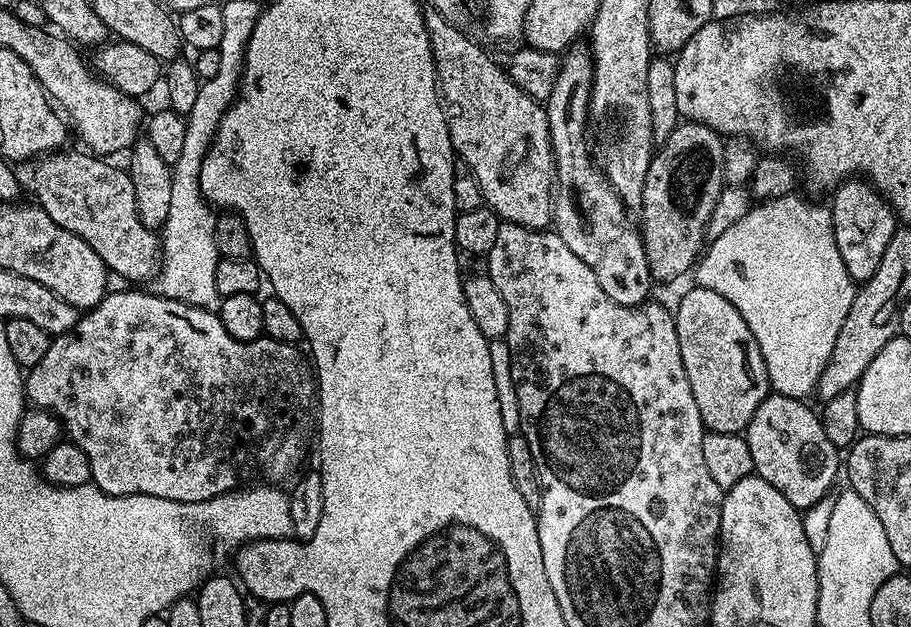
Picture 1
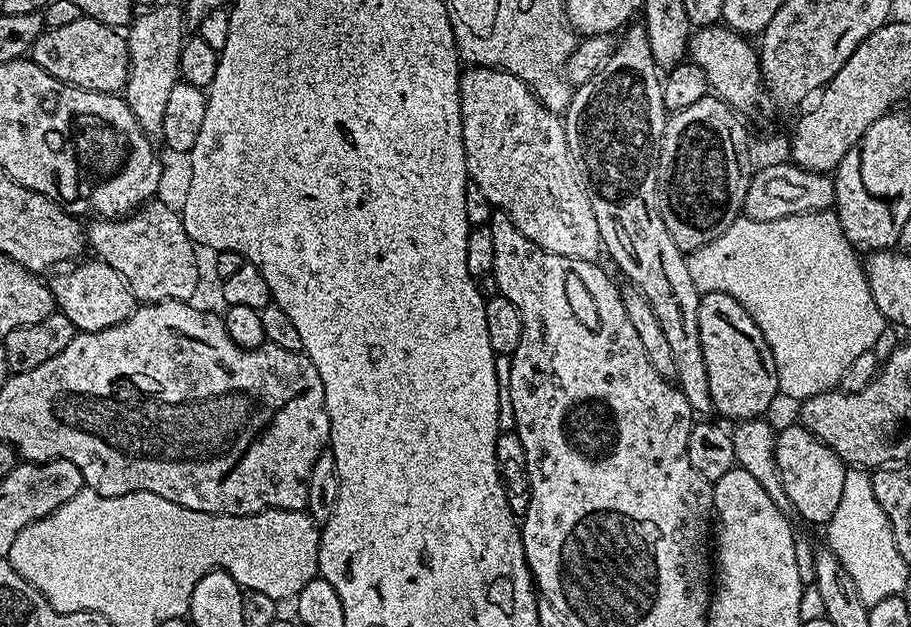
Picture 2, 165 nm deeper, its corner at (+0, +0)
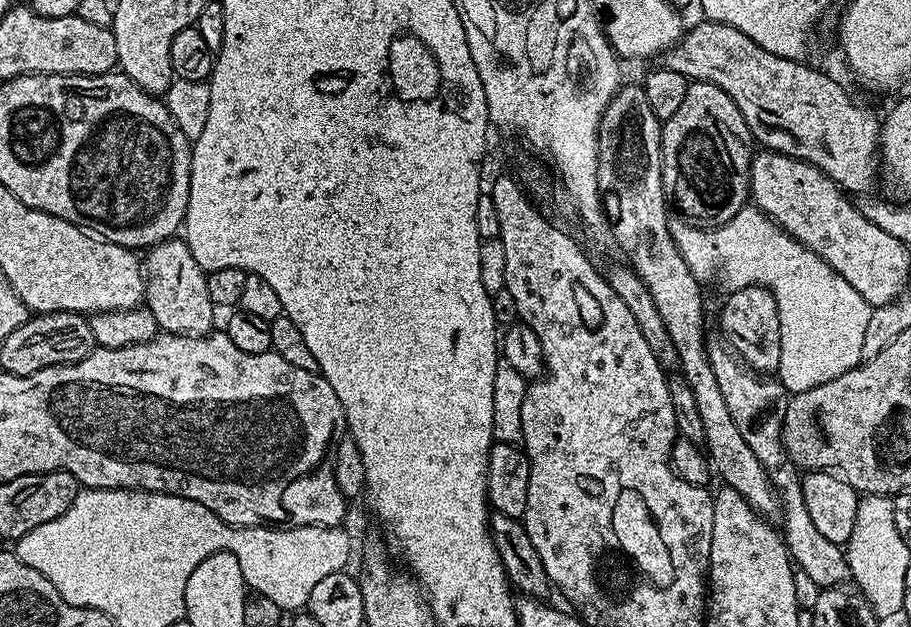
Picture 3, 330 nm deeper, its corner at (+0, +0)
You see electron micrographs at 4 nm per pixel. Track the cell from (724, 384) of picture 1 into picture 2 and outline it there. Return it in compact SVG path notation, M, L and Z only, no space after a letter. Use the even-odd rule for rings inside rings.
M705 292L698 306L698 338L702 362L706 366L706 382L710 382L712 407L731 422L754 420L778 400L776 367L764 340L762 330L750 314L730 294Z

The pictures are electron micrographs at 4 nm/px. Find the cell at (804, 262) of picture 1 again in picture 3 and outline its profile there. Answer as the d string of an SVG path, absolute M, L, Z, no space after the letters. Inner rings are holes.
M745 206L742 210L738 210L738 214L734 214L734 218L730 218L725 224L719 224L716 228L702 228L691 222L684 222L681 225L680 232L678 228L676 236L676 247L679 248L682 258L686 258L686 266L690 266L690 274L694 274L696 280L707 282L716 276L717 282L725 284L725 289L728 290L745 288L751 284L761 284L763 288L770 290L770 294L774 294L774 302L778 302L778 318L782 330L782 358L778 369L778 379L780 385L784 387L785 393L795 394L802 390L814 390L814 386L822 386L822 382L830 382L830 378L838 378L838 374L846 374L846 370L856 368L862 363L864 360L862 341L866 335L866 326L870 323L873 305L868 304L866 298L862 298L862 294L858 294L858 290L854 290L854 286L850 286L850 282L846 282L846 278L842 278L842 274L835 272L822 256L814 254L814 250L810 250L805 244L795 240L787 230L780 228L768 215L755 206Z

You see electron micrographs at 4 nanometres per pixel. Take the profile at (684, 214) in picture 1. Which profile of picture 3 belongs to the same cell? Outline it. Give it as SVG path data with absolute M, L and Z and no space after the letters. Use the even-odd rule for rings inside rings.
M701 80L689 83L686 90L686 98L682 98L682 106L678 106L678 111L674 113L674 118L663 121L660 130L660 155L664 161L664 186L667 195L670 197L674 208L674 203L676 203L676 208L684 215L683 219L685 221L702 228L716 228L719 224L725 224L730 218L734 218L734 214L738 214L738 210L742 210L749 203L748 179L750 178L752 157L754 155L752 131L748 129L746 122L742 118L742 110L738 110L738 106L734 106L734 102L730 98L730 94L726 94L726 90L718 90L718 86L714 86L710 82L702 82Z

